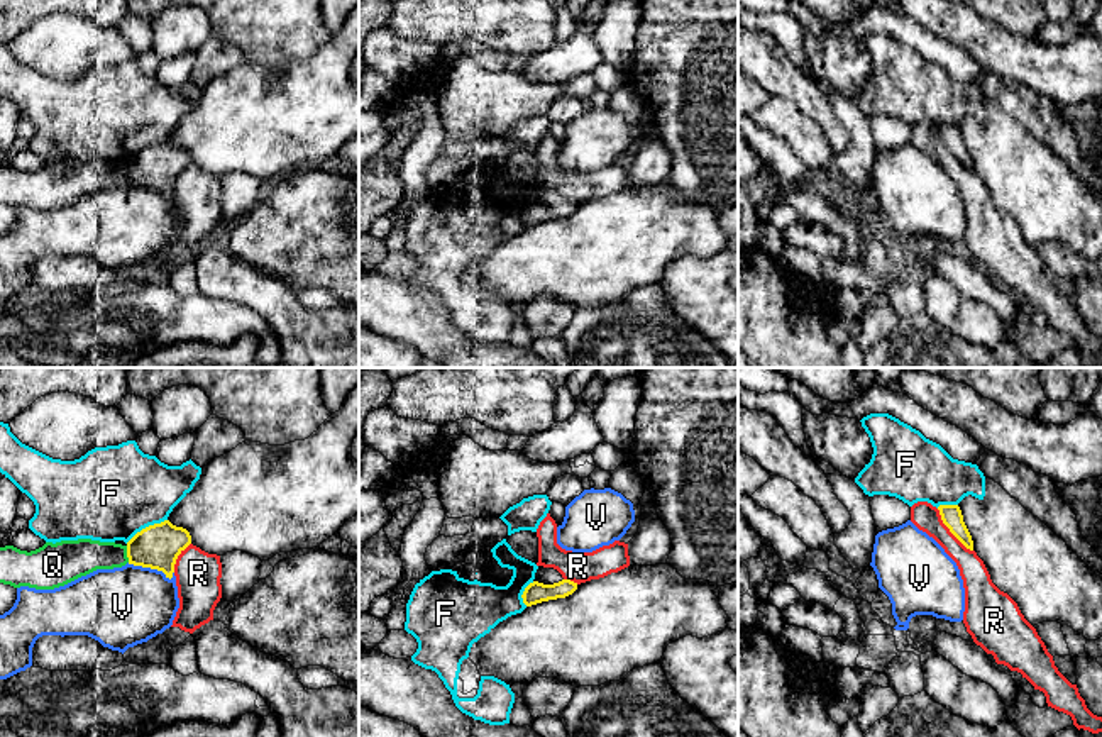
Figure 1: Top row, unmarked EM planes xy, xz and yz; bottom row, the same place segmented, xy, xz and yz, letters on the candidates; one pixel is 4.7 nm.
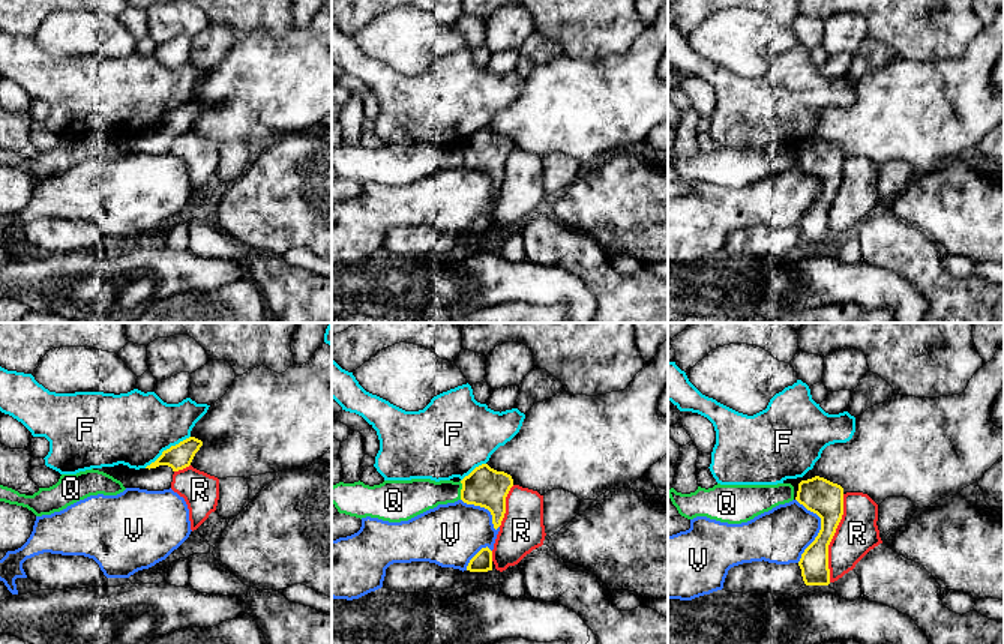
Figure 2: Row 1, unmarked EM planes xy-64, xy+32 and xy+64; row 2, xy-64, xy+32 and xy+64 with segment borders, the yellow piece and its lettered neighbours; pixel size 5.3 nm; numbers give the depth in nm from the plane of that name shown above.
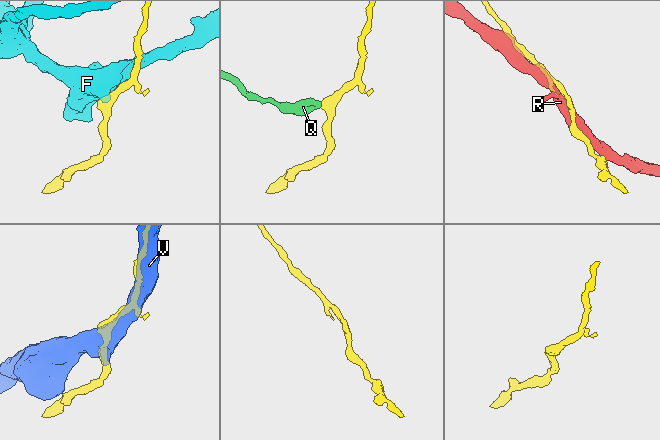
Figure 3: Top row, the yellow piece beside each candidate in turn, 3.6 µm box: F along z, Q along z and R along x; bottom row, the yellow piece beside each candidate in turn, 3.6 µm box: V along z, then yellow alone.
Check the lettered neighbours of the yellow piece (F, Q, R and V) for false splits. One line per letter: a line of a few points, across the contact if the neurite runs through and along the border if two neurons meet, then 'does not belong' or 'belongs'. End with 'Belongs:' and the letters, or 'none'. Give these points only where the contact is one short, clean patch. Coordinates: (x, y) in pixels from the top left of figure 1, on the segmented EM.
F: does not belong
Q: does not belong
R: does not belong
V: does not belong
Belongs: none

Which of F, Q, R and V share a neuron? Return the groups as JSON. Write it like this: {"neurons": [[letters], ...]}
{"neurons": [["F"], ["Q"], ["R"], ["V"]]}

